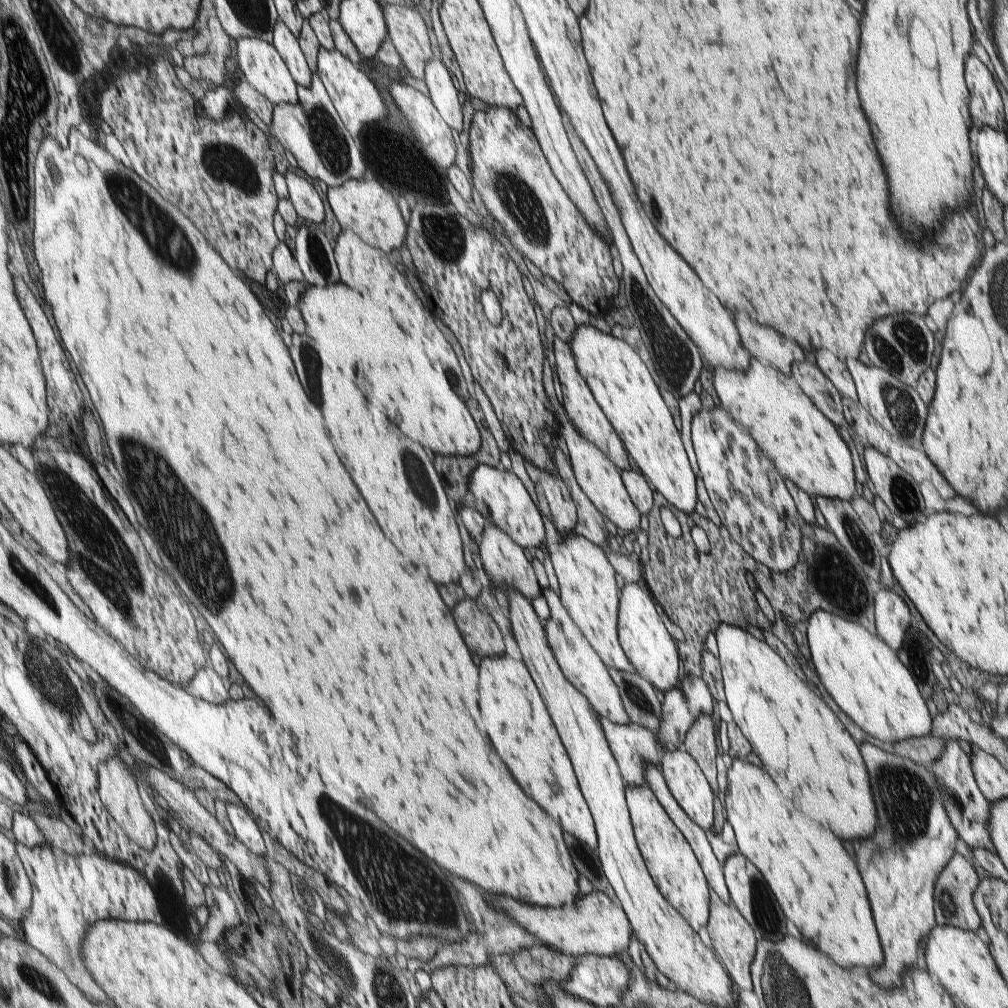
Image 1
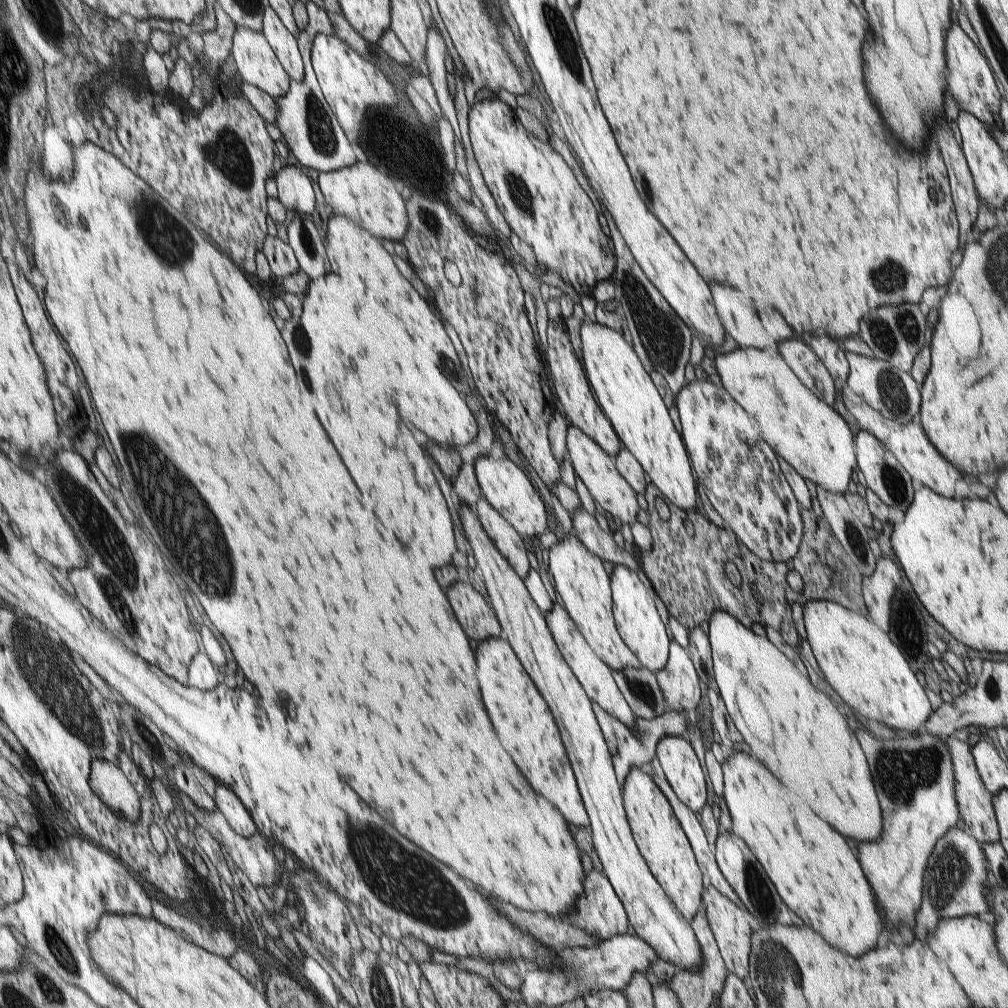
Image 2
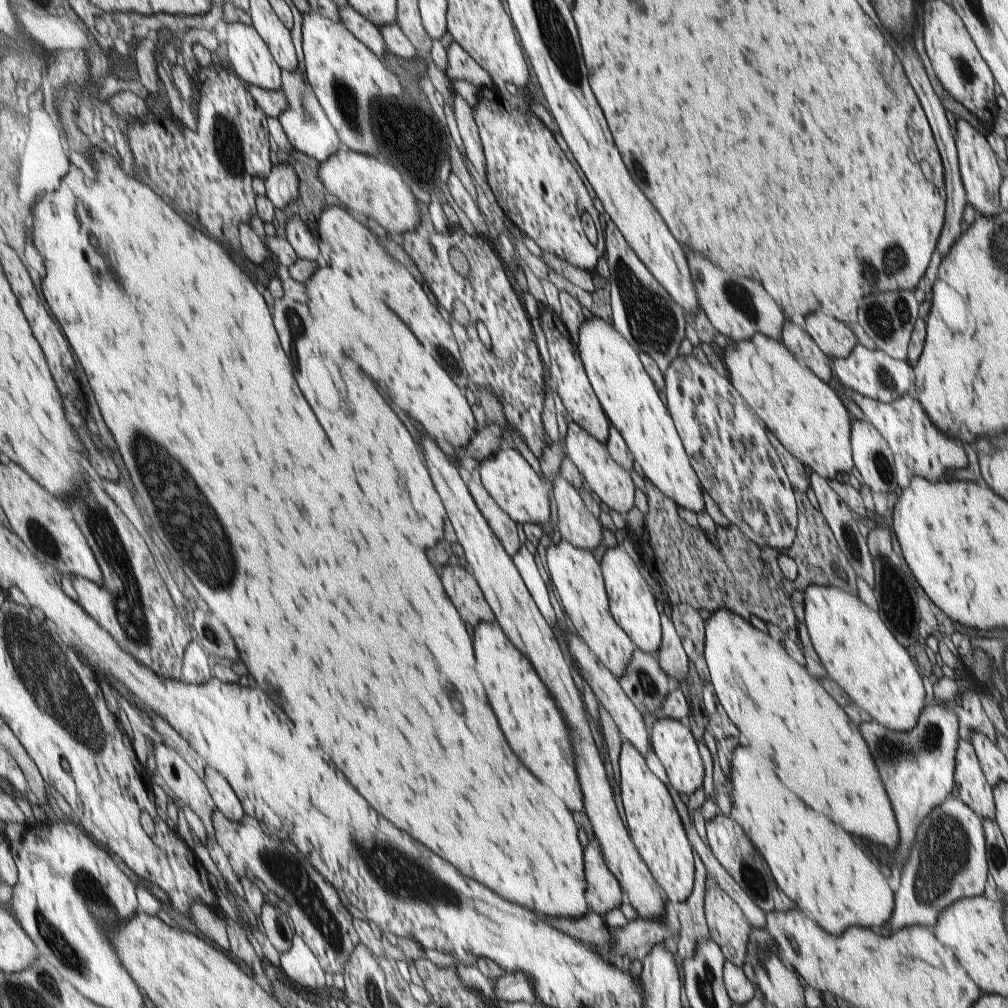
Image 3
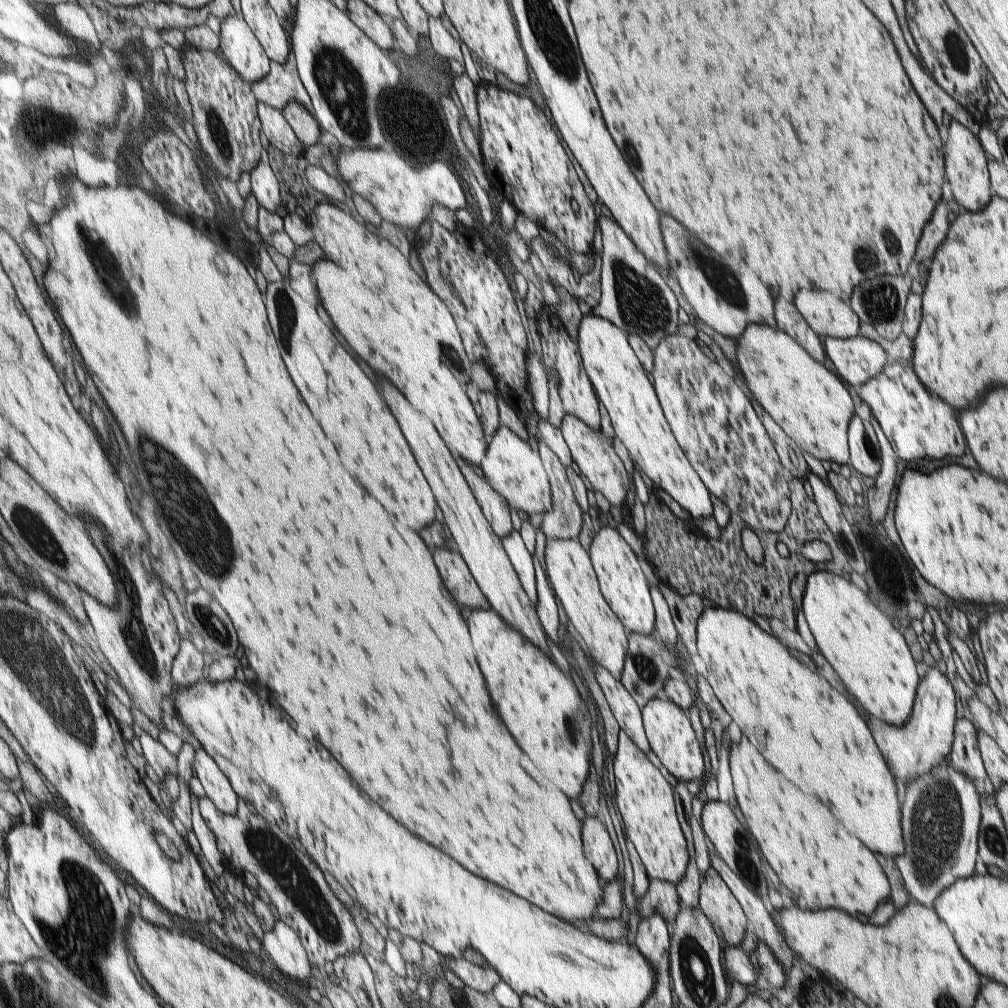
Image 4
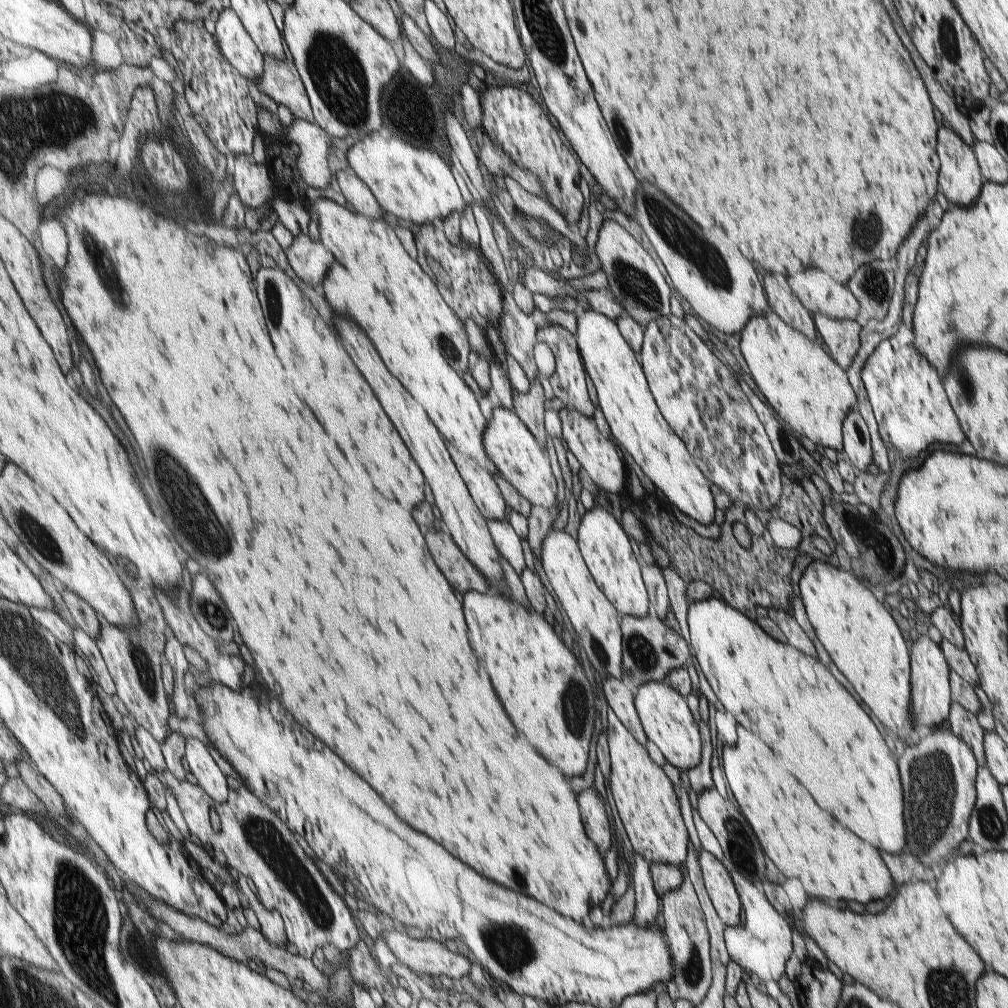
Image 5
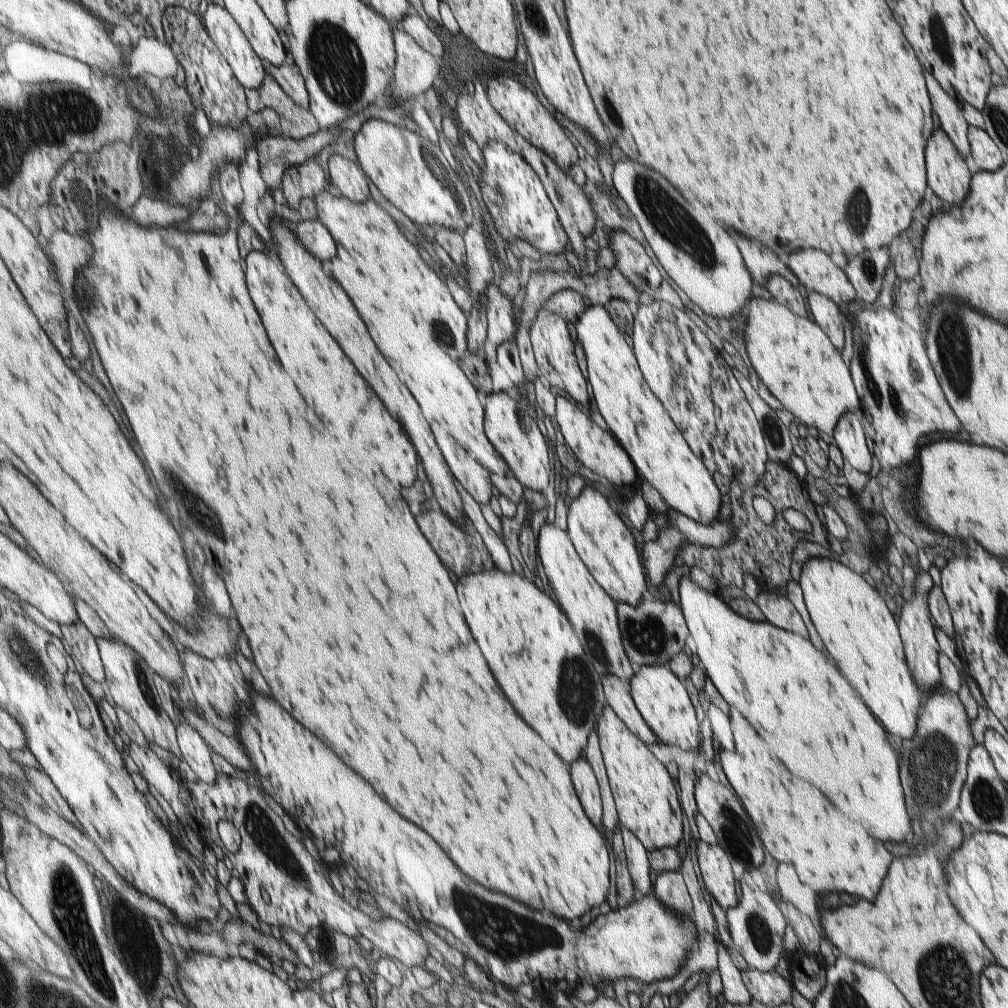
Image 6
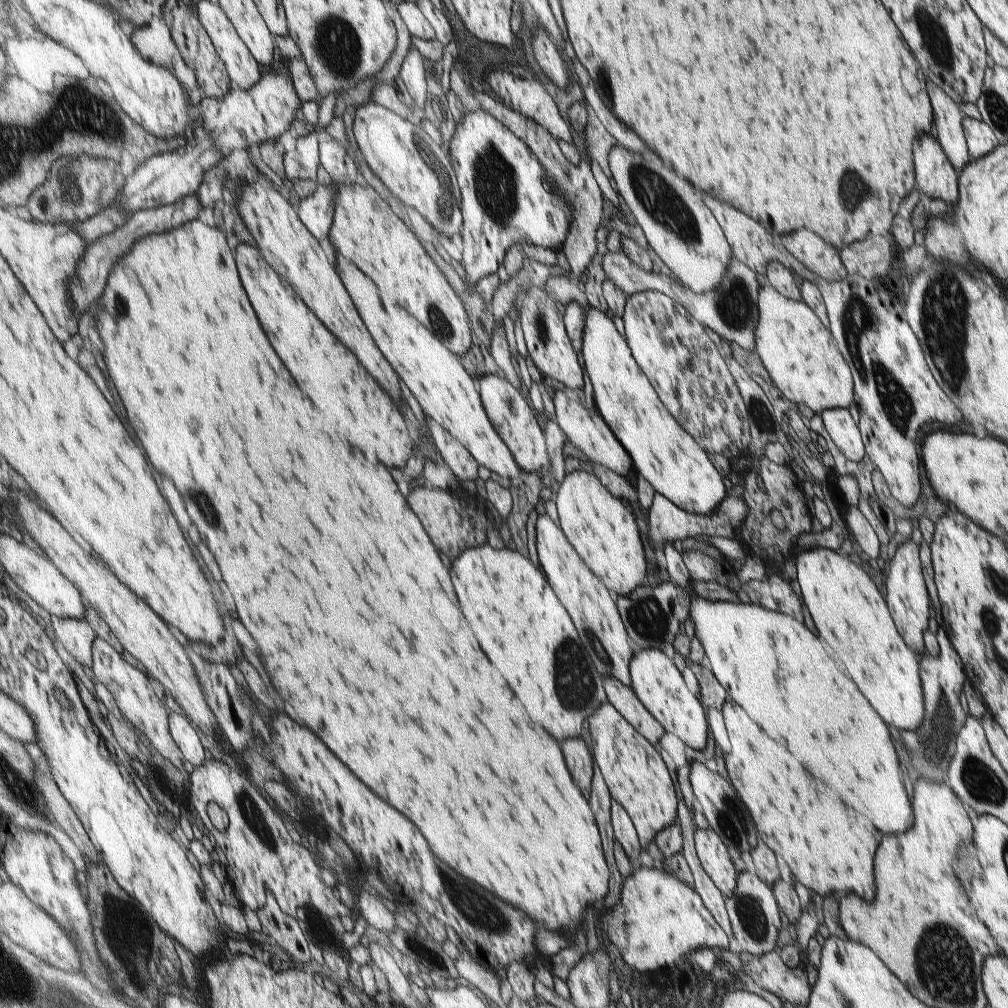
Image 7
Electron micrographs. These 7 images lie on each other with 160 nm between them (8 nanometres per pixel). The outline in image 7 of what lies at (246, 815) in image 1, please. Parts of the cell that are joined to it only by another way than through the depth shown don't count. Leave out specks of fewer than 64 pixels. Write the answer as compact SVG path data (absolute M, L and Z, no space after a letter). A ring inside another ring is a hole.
M170 712L170 729L185 758L197 768L203 766L206 763L205 748L191 722L181 714Z

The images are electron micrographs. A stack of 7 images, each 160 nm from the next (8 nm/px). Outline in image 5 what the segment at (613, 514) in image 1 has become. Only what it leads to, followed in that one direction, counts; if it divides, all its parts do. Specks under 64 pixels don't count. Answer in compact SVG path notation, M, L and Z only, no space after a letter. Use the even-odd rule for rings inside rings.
M563 408L558 410L558 417L562 430L561 442L565 443L566 449L575 456L581 468L587 472L599 490L619 494L625 484L625 468L621 458L617 456L615 446L599 434L591 417L587 418L575 409Z

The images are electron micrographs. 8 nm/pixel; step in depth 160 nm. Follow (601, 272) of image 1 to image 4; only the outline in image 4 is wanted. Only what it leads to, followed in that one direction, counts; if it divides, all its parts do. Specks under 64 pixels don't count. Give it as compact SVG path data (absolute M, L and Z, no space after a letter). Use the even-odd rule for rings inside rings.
M487 82L475 87L482 162L503 200L509 202L515 212L555 236L570 253L587 254L595 232L593 204L585 196L547 118L526 97L515 96ZM571 202L577 202L577 216L571 210Z

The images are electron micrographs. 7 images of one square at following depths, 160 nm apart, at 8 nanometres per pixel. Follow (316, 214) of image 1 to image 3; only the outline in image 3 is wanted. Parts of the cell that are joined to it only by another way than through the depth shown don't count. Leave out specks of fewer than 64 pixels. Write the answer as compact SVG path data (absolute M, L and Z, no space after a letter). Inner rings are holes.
M281 162L279 165L275 165L264 182L266 194L273 201L278 211L287 208L289 202L299 198L299 174L291 164Z

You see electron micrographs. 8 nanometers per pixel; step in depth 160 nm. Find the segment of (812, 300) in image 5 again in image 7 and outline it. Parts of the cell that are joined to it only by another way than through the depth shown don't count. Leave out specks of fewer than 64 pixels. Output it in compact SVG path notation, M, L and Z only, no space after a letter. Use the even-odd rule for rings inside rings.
M805 228L789 233L781 238L781 244L787 252L791 252L809 272L826 281L840 281L845 278L846 270L837 252L825 244L811 229Z

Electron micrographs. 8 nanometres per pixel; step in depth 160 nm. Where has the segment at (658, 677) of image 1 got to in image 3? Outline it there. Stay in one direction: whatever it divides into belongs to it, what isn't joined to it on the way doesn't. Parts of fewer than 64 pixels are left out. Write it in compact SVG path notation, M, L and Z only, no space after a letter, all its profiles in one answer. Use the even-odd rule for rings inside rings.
M618 545L612 549L606 548L599 566L603 572L603 580L605 580L605 592L609 598L609 612L615 624L629 637L635 648L650 655L657 653L662 642L659 614L657 614L655 600L645 580L637 572L634 560L627 556L622 545Z

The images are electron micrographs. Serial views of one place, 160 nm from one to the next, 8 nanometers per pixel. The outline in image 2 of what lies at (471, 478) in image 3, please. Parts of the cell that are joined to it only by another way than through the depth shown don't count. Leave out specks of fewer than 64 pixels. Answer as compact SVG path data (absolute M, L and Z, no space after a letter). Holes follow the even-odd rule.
M481 496L476 500L475 515L486 532L487 538L496 547L497 552L511 566L515 574L523 580L528 576L527 552L523 548L523 540L516 529Z

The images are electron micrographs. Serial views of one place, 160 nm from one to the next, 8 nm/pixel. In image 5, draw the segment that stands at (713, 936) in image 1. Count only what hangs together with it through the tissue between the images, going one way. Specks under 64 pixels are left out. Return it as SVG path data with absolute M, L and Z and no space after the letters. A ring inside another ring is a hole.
M704 849L698 853L698 863L706 893L719 920L725 927L737 927L741 906L727 866Z

